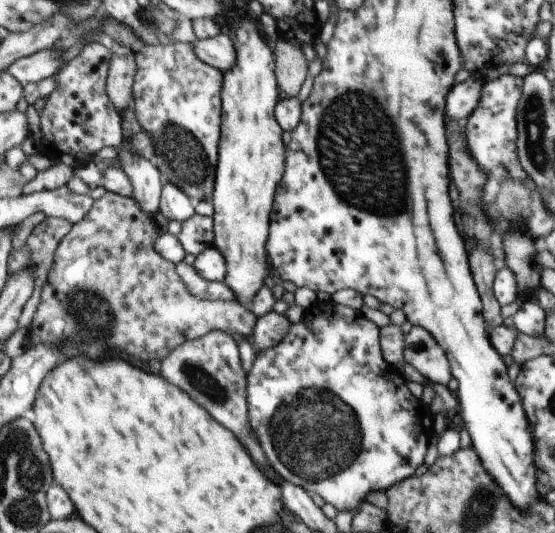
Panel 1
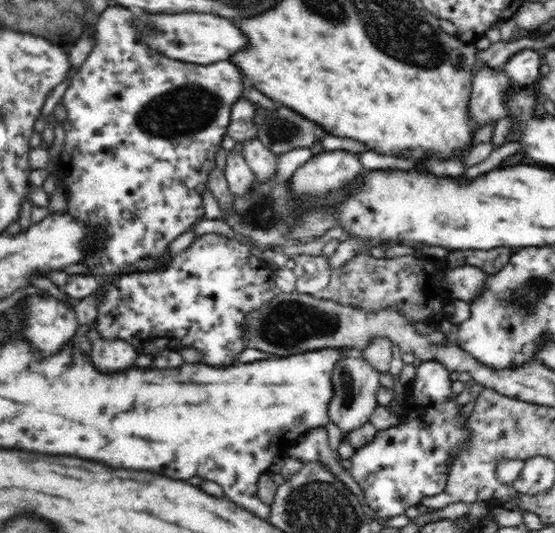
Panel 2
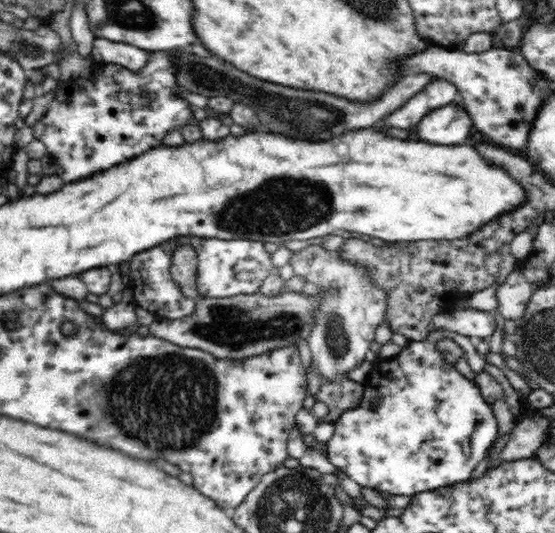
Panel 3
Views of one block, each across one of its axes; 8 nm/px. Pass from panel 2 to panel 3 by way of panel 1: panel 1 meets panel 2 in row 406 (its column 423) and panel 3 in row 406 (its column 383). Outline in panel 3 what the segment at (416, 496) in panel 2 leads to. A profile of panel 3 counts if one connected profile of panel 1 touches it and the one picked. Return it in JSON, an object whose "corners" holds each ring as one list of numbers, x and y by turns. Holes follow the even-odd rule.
{"corners":[[448,329,430,330,425,339,411,341,394,358,399,362,406,382,384,382,382,386,366,378,363,395,355,407,342,411,333,422,334,433,327,442,329,461,361,487,370,487,379,493,404,495,428,492,469,481,475,466,493,447,498,438,498,421,490,403,481,395,480,389,470,378,465,378,460,365,446,363,436,348,441,338,454,340,464,350,474,350,476,341]]}

